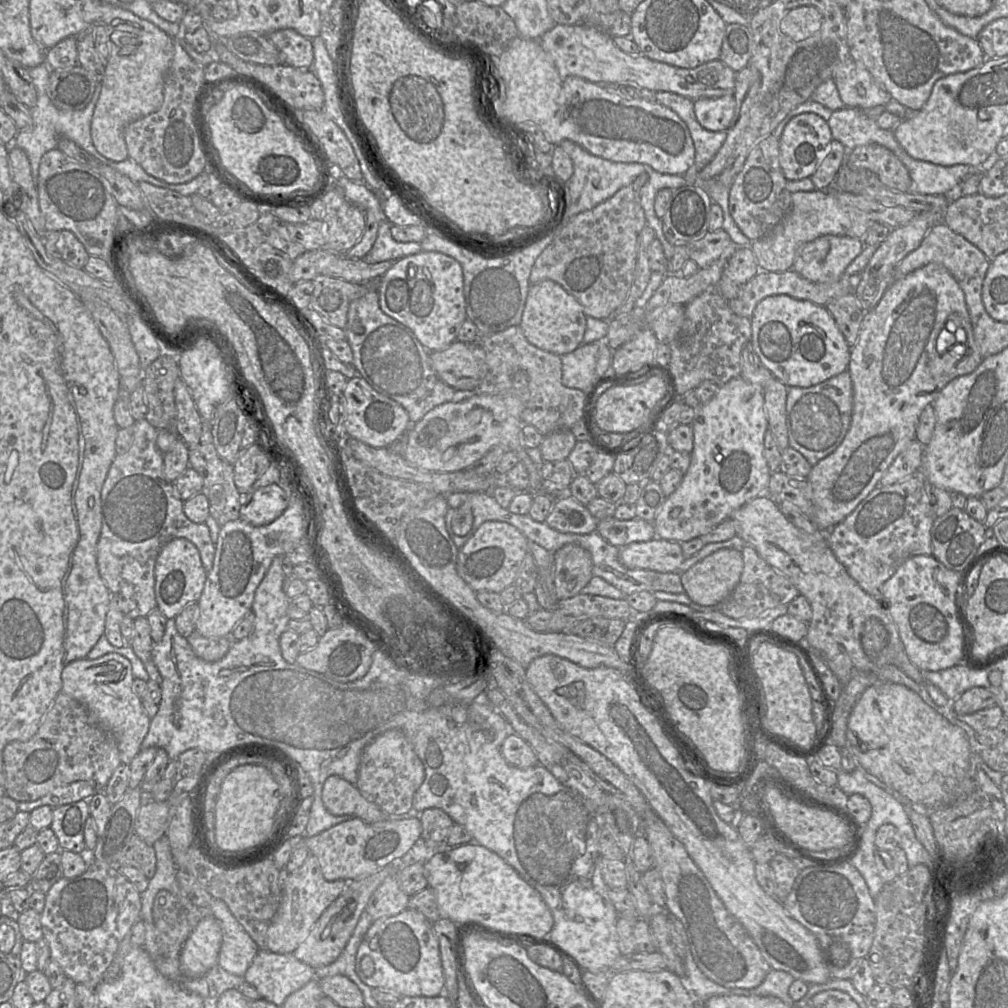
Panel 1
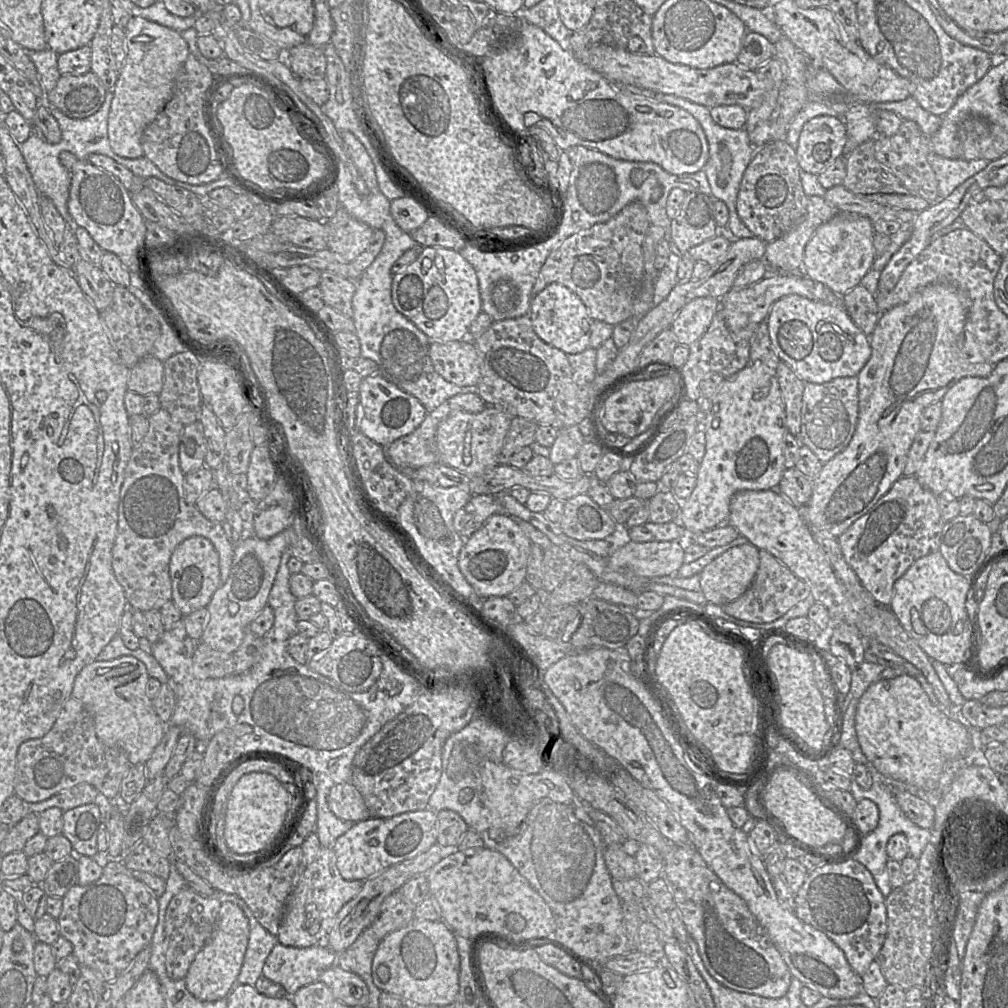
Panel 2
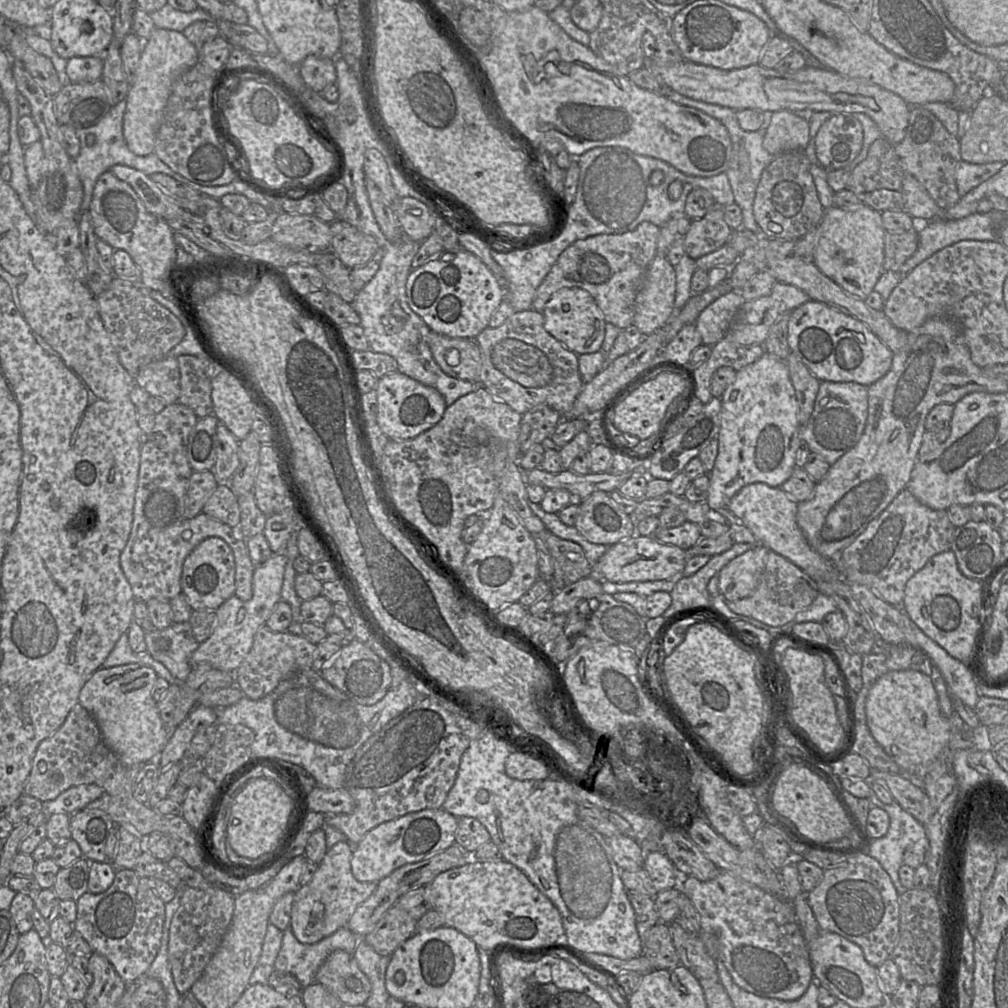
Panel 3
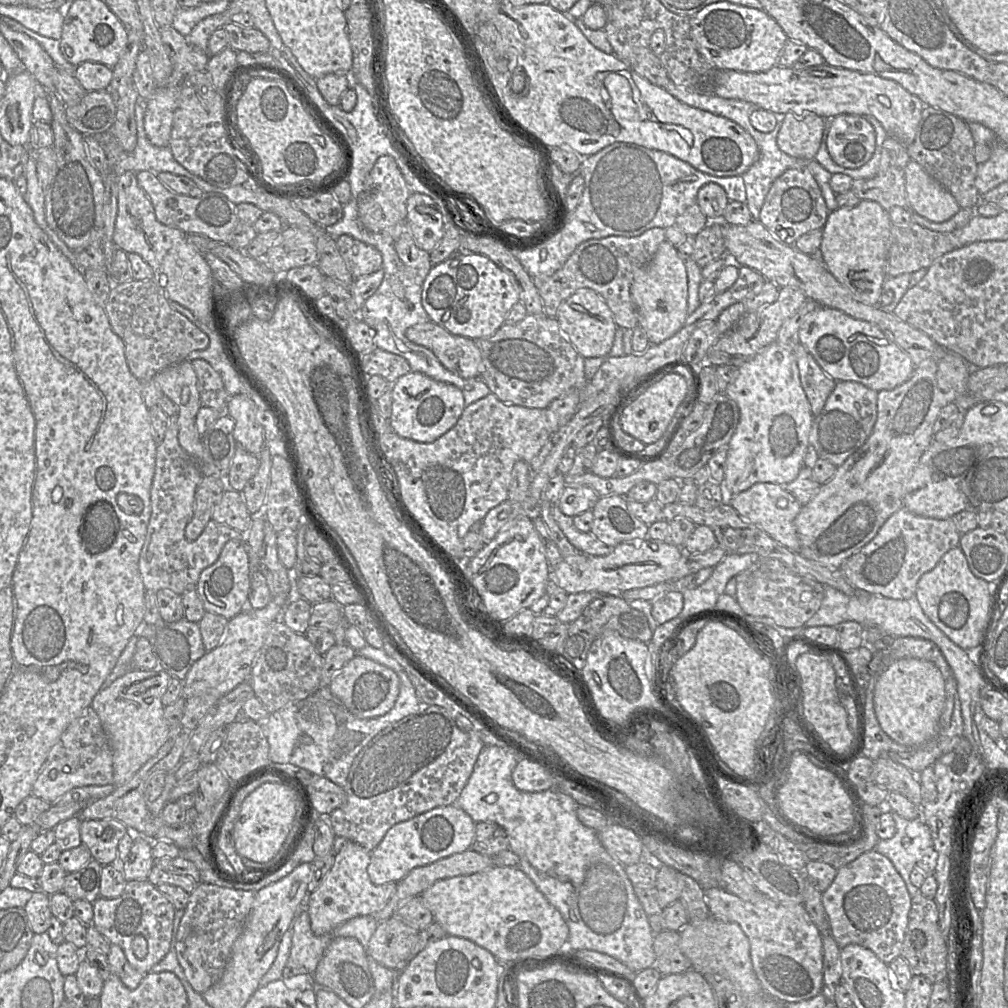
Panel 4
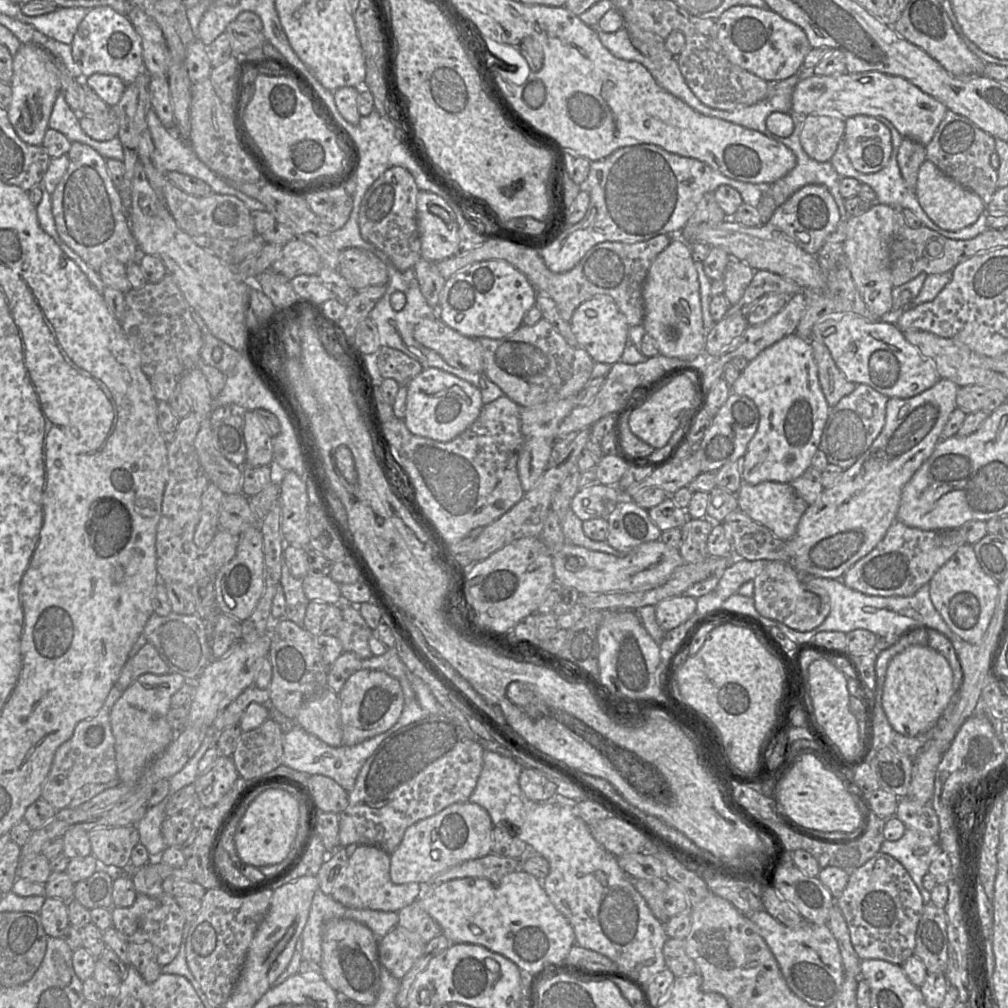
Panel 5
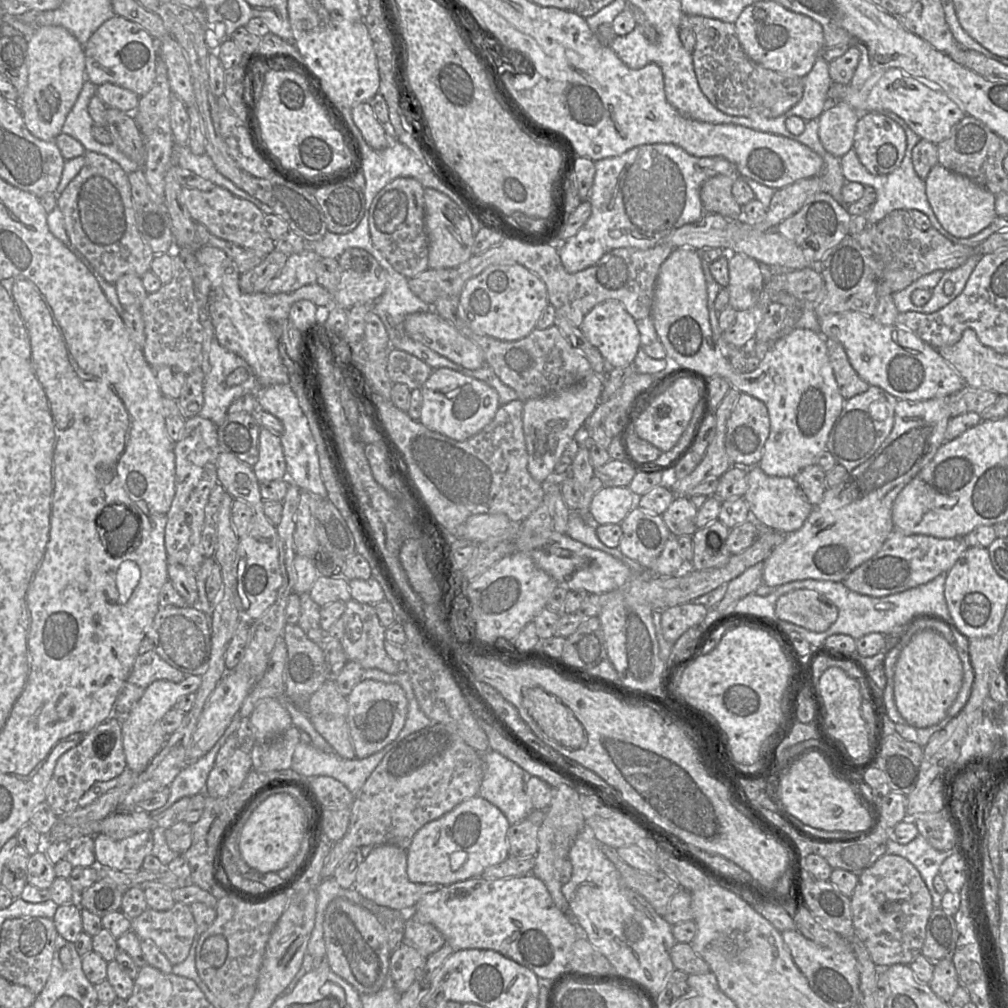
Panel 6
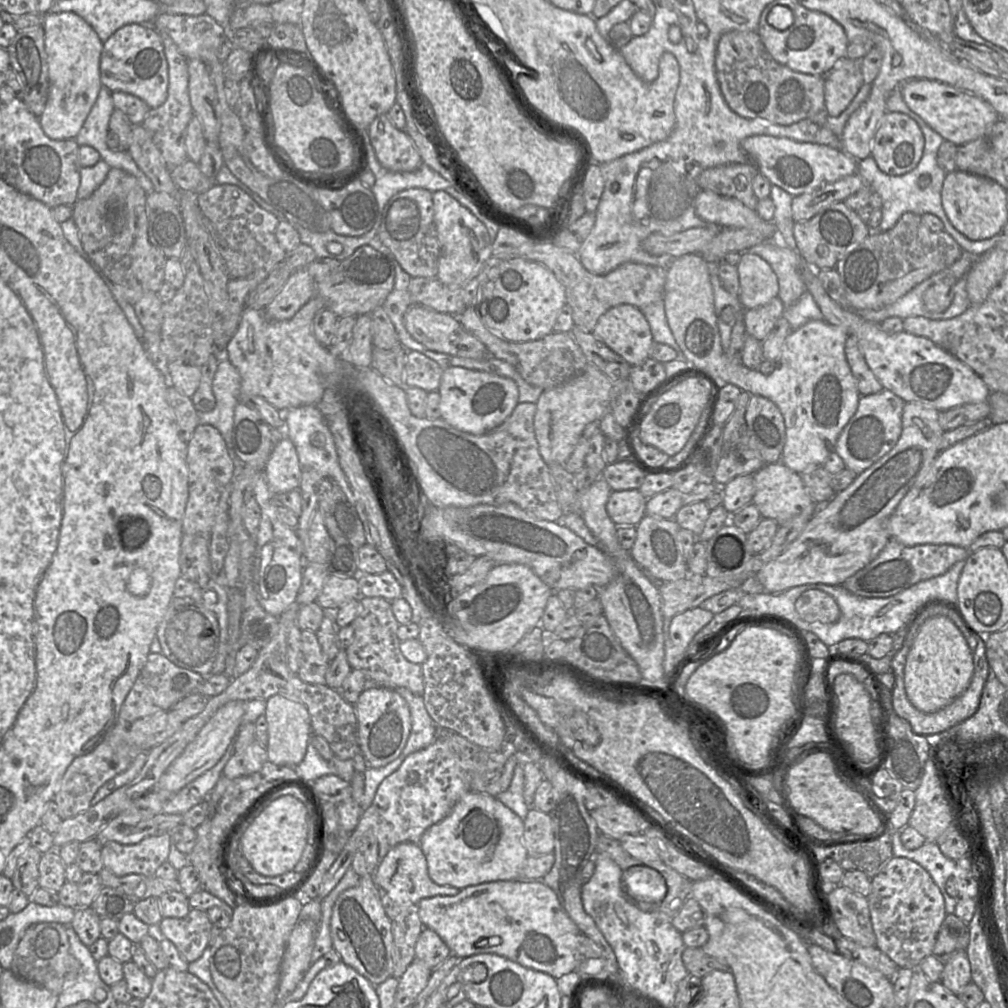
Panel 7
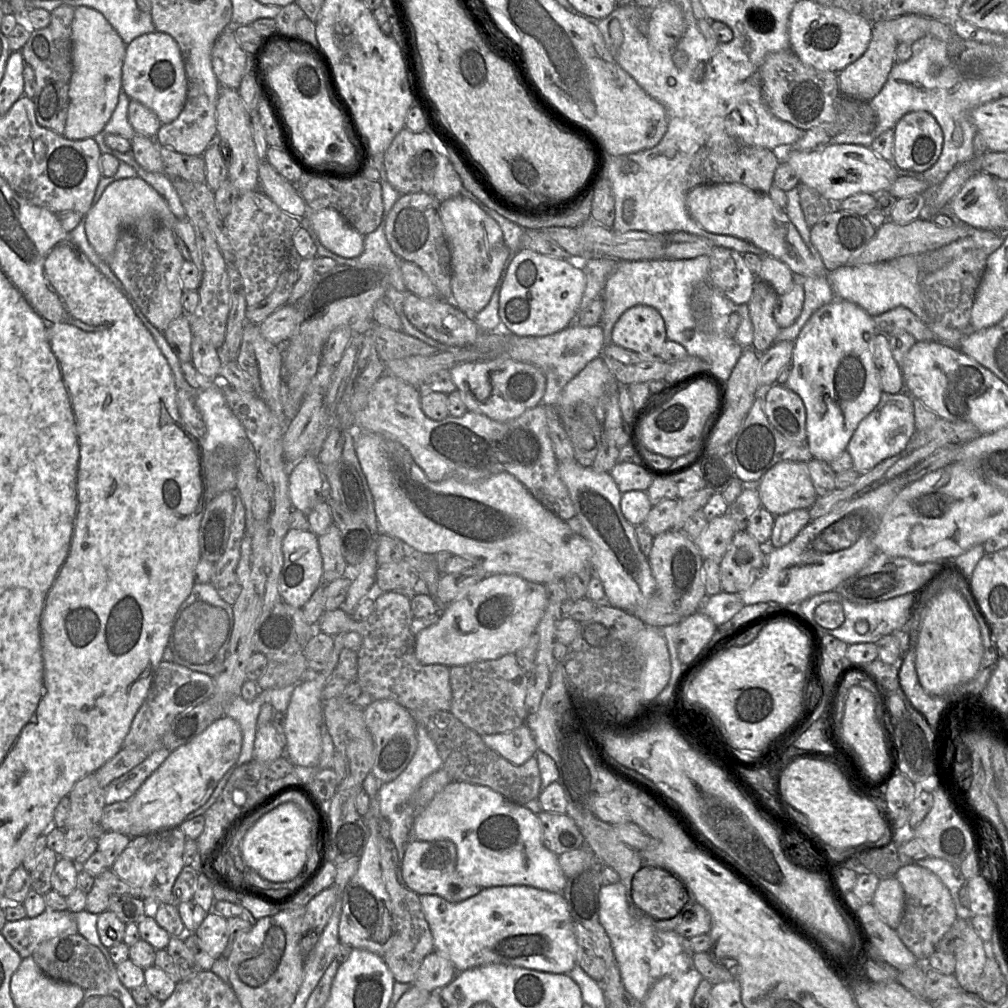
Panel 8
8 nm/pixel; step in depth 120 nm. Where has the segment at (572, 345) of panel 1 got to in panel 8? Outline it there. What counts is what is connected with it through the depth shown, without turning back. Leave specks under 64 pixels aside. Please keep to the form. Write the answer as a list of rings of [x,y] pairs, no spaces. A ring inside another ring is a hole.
[[[645,305],[626,310],[611,333],[612,344],[642,356],[659,356],[666,341],[666,328],[661,314]]]

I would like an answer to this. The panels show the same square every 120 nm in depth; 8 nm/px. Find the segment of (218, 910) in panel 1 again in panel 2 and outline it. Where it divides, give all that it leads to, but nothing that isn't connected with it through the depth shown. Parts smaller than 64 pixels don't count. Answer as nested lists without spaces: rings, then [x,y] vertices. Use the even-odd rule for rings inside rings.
[[[216,890],[210,897],[220,900],[222,903],[232,902],[238,905],[249,920],[248,945],[237,983],[254,986],[256,981],[262,976],[263,966],[273,947],[278,942],[277,938],[259,924],[252,916],[246,904],[236,895]]]

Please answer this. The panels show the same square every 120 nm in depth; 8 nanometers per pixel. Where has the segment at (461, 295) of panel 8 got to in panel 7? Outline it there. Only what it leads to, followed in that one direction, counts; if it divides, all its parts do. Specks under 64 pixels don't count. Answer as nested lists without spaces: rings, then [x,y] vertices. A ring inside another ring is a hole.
[[[445,191],[432,192],[433,220],[439,242],[437,279],[450,288],[467,284],[491,256],[491,239],[484,224]]]

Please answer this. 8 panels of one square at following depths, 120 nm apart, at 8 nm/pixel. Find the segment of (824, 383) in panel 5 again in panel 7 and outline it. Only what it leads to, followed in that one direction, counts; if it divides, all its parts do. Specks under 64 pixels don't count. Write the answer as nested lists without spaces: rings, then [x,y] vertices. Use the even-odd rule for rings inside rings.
[[[849,336],[846,340],[845,355],[861,396],[878,393],[884,389],[867,365],[858,348],[857,340],[853,336]]]

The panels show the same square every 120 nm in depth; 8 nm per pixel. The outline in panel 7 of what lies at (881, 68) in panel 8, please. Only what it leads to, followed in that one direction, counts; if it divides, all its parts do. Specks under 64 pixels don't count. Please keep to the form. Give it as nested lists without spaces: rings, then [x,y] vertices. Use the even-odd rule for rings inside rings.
[[[842,59],[824,76],[825,106],[830,117],[844,112],[863,86],[858,60]]]

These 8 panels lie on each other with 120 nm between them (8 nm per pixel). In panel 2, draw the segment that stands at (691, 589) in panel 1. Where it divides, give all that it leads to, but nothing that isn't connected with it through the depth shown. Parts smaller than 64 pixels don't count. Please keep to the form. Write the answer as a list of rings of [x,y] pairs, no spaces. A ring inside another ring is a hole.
[[[751,543],[731,547],[707,564],[699,574],[701,592],[718,606],[740,597],[759,567],[759,549]]]

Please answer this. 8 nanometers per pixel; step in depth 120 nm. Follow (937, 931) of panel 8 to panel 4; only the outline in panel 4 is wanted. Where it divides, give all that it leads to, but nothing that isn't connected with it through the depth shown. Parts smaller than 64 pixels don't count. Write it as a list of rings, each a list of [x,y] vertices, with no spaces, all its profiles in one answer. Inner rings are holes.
[[[871,850],[837,869],[833,882],[822,893],[821,899],[830,934],[840,949],[857,944],[871,950],[885,964],[900,956],[912,897],[887,857]]]

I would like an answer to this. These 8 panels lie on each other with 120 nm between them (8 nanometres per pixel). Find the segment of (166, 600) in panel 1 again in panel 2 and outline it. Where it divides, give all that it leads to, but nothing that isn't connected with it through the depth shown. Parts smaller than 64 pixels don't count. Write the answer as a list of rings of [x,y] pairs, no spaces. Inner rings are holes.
[[[190,537],[181,542],[173,551],[169,562],[169,575],[172,584],[171,601],[184,616],[197,609],[206,608],[222,583],[219,554],[207,538]]]

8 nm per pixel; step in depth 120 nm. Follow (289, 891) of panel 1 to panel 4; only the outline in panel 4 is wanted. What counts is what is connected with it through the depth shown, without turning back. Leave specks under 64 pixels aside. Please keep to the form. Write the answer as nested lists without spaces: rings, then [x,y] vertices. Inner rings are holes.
[[[350,840],[336,853],[332,868],[306,898],[311,930],[316,936],[330,934],[352,918],[372,916],[382,910],[394,895],[396,883],[375,885],[371,882],[367,873],[370,859],[371,851]]]

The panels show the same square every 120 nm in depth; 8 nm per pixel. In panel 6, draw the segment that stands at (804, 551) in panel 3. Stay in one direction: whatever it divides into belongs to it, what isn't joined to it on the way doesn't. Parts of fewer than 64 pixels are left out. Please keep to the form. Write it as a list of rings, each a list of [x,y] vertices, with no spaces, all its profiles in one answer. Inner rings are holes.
[[[753,466],[747,468],[747,484],[743,498],[748,505],[751,519],[764,528],[790,534],[801,528],[813,509],[793,478],[769,476],[758,466]]]

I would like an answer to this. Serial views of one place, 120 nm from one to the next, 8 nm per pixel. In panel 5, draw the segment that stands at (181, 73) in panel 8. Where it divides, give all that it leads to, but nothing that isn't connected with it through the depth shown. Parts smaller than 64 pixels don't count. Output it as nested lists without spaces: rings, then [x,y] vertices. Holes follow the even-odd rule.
[[[108,6],[89,9],[74,35],[71,52],[83,77],[95,73],[115,75],[125,84],[130,84],[146,71],[139,34],[127,16],[119,14]]]

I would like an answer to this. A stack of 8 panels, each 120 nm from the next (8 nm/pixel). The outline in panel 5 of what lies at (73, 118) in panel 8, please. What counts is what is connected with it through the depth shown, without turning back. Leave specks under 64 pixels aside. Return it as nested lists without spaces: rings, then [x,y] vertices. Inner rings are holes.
[[[22,44],[13,58],[11,102],[7,109],[8,119],[18,137],[27,144],[41,145],[54,103],[60,94],[60,80],[48,50],[36,44]]]

